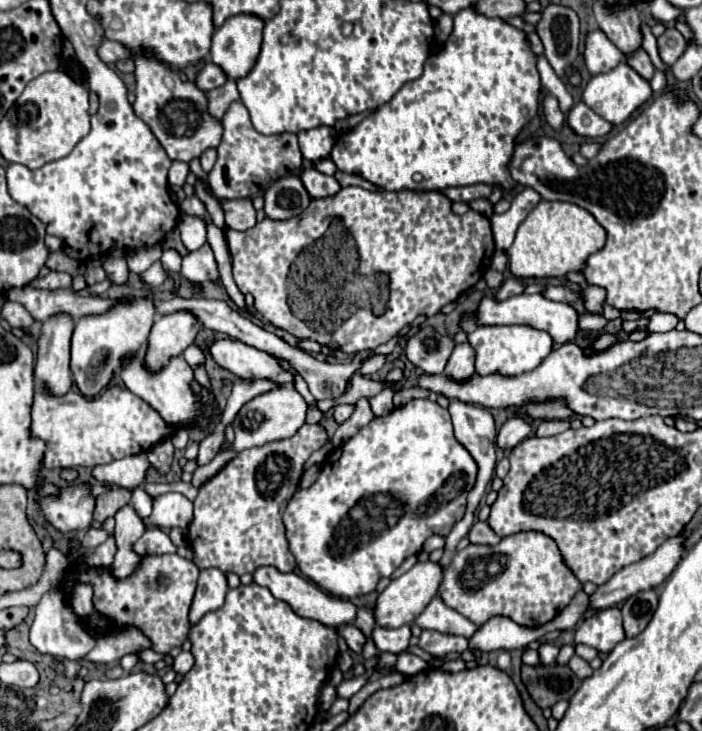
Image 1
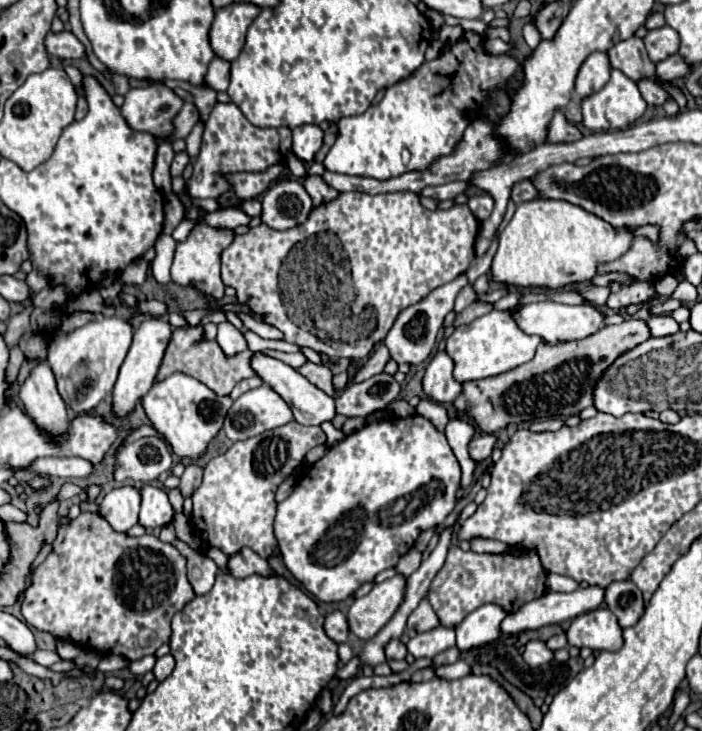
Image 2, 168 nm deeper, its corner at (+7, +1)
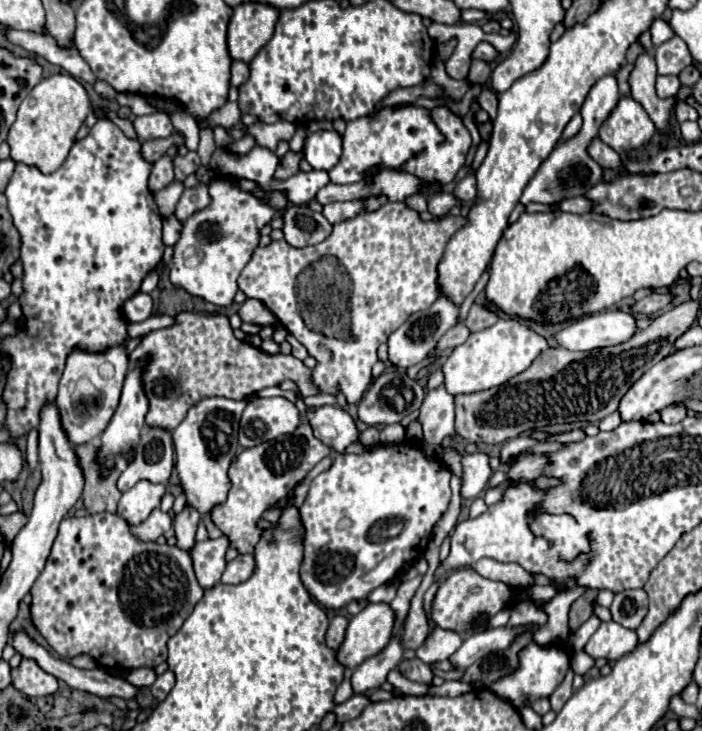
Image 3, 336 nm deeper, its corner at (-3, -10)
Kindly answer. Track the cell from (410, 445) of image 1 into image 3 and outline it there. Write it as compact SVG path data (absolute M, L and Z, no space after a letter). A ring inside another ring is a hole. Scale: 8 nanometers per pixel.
M402 443L402 445L378 445L378 447L372 447L366 449L364 453L360 455L336 455L334 457L334 463L328 471L320 473L312 483L310 483L310 491L308 491L308 497L306 501L302 503L300 507L300 523L304 527L304 539L302 539L302 545L304 545L304 559L302 559L302 565L300 565L300 577L302 577L302 583L306 587L306 591L324 607L328 609L342 609L342 607L348 607L350 601L354 599L366 599L370 595L370 591L374 591L376 587L384 585L384 583L390 583L392 579L396 579L396 575L400 573L402 565L406 563L414 563L416 559L420 559L426 551L426 545L428 545L428 539L432 535L432 529L434 525L440 521L440 517L446 513L448 505L450 505L450 497L452 497L452 491L450 491L450 469L444 467L442 463L438 463L436 459L430 459L422 447L418 445L408 445L408 443ZM400 449L404 453L400 453ZM342 521L348 521L352 523L352 527L340 527ZM324 557L324 559L322 559Z

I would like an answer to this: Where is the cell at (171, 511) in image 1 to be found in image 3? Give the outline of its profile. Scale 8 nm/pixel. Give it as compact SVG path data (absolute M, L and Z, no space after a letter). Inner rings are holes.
M156 507L146 521L142 521L136 527L130 527L132 533L142 541L156 541L160 535L168 533L172 527L172 515L164 513L160 507Z

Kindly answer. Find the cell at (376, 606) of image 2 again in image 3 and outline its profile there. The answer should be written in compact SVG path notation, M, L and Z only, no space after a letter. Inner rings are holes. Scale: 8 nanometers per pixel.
M370 603L352 617L346 639L338 649L338 661L344 667L358 667L368 657L378 655L390 641L396 615L388 603Z

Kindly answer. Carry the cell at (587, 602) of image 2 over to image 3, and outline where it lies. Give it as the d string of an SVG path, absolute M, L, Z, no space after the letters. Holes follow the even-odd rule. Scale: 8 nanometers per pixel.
M520 625L520 627L500 627L500 629L492 629L492 631L484 631L484 633L474 633L464 639L462 647L450 657L450 661L458 669L466 669L474 661L486 657L488 653L508 649L516 641L516 637L522 635L524 631L534 633L540 627L542 625Z

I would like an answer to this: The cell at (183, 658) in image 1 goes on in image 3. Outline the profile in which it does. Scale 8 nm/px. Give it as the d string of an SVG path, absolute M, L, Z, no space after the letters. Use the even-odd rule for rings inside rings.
M166 671L166 673L158 675L158 679L154 681L154 685L150 689L158 701L164 701L174 685L176 685L176 675L172 671Z

